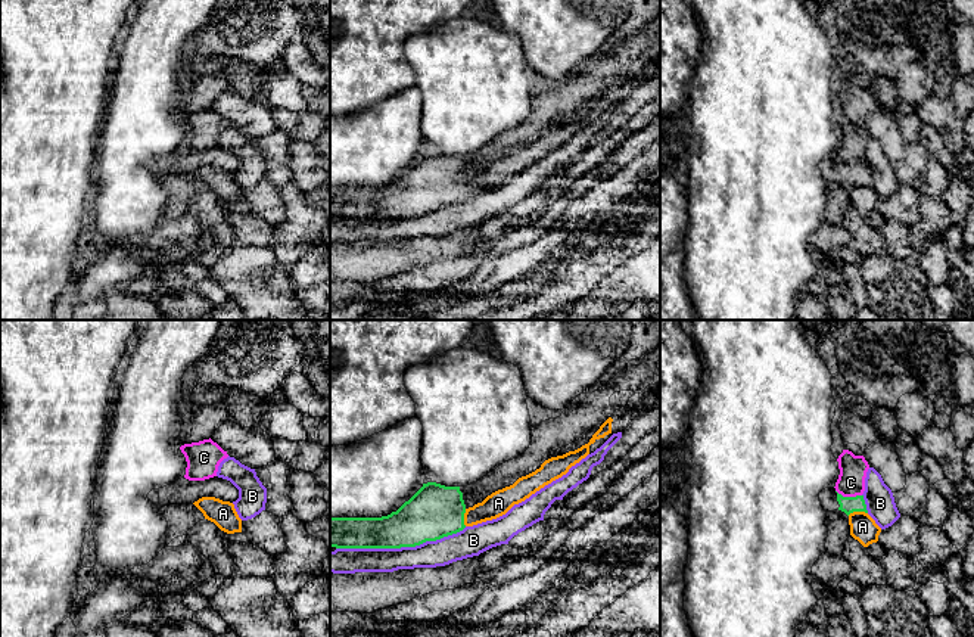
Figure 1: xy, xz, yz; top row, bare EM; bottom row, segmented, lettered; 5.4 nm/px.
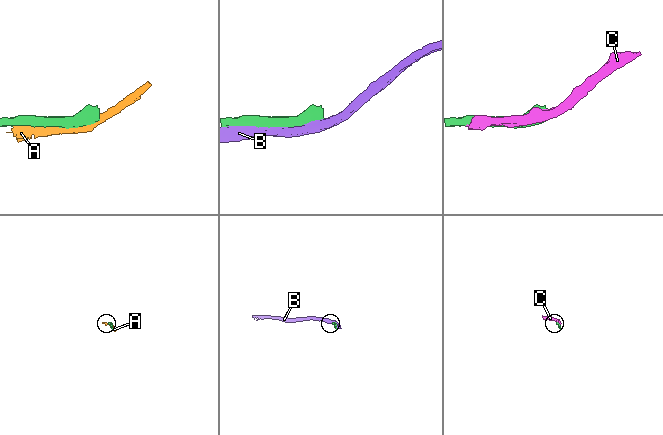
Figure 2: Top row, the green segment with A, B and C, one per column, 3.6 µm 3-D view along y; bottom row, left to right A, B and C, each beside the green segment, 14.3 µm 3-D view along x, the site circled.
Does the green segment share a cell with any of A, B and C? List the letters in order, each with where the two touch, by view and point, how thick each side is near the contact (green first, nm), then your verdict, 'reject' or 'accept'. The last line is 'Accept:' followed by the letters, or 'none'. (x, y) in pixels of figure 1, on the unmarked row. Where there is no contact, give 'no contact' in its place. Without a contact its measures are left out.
A: yz (856, 180) | 90/140 nm | reject
B: xz (401, 216) | 280/150 nm | reject
C: yz (849, 167) | 90/150 nm | reject
Accept: none

